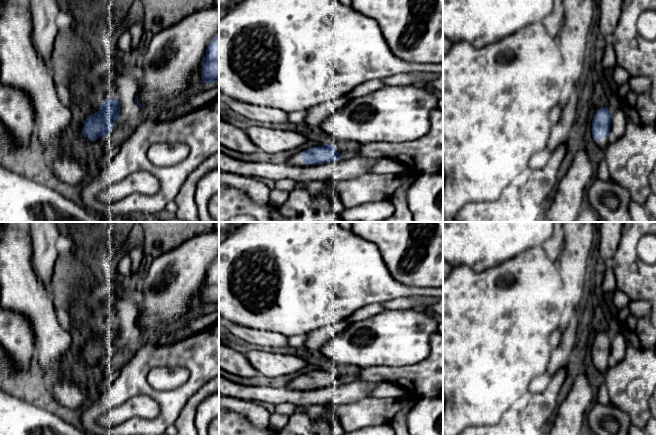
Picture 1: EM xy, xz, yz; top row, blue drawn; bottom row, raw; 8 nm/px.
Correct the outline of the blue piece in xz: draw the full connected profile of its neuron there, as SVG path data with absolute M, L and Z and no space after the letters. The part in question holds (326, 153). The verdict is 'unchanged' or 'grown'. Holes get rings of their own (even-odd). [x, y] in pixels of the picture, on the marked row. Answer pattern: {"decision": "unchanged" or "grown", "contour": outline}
{"decision": "grown", "contour": "M324 144L319 147L312 147L293 155L286 164L299 167L312 167L340 160L342 155L335 147Z"}

